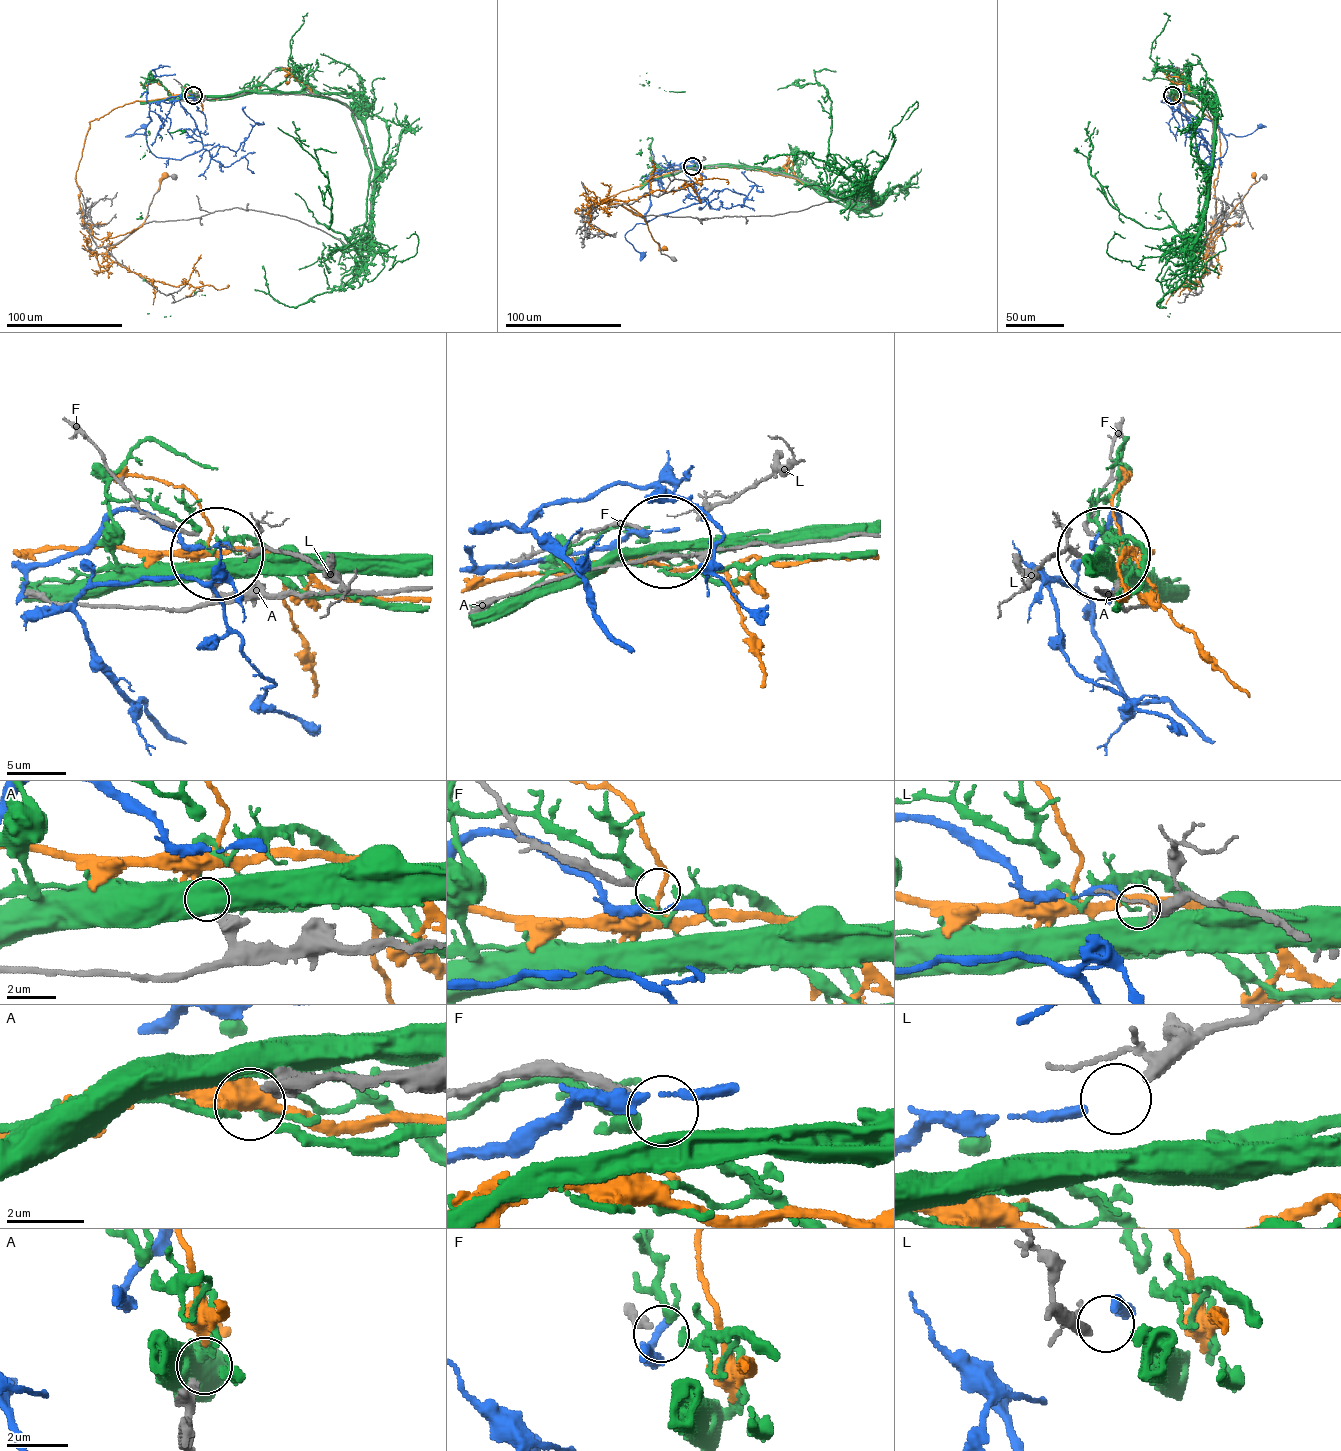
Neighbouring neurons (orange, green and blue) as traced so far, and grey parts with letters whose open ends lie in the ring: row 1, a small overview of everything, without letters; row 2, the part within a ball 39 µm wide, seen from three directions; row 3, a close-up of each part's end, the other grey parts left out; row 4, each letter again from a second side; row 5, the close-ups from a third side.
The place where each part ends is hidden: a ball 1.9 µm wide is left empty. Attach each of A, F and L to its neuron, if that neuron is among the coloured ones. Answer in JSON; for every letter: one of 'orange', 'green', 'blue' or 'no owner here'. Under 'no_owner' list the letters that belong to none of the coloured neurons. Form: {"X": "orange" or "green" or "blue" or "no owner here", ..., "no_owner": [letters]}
{"A": "no owner here", "F": "green", "L": "blue", "no_owner": ["A"]}

